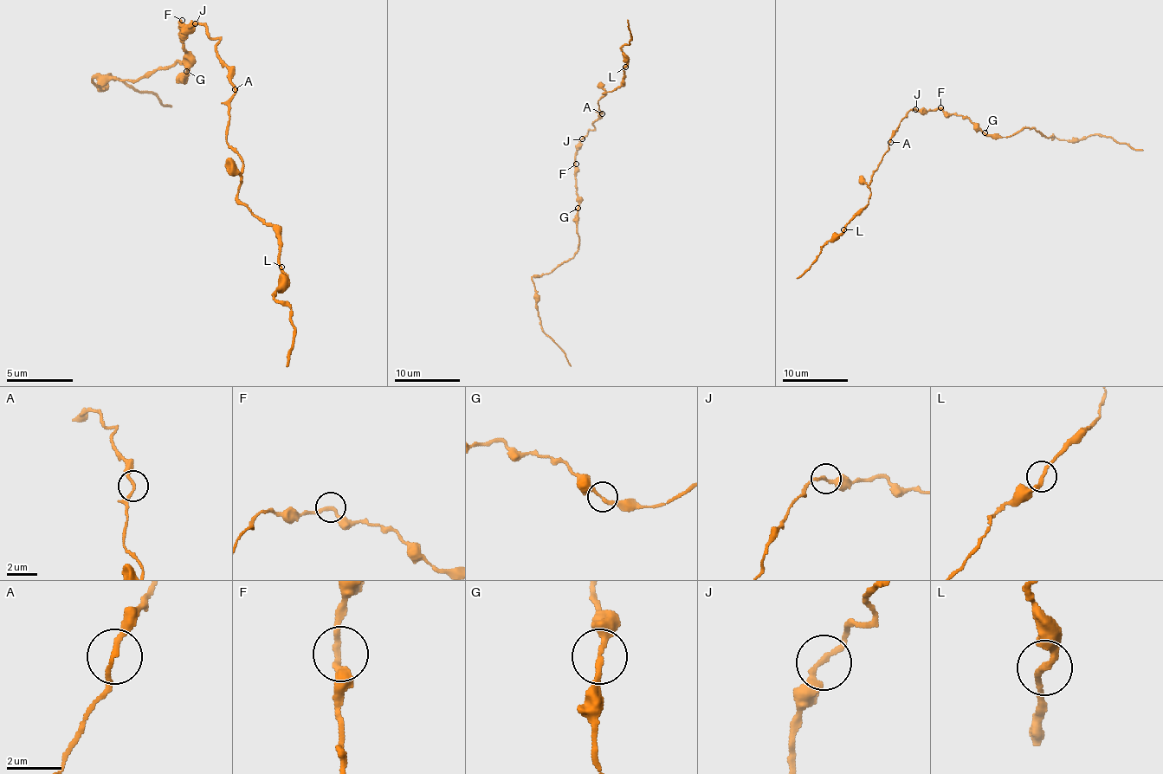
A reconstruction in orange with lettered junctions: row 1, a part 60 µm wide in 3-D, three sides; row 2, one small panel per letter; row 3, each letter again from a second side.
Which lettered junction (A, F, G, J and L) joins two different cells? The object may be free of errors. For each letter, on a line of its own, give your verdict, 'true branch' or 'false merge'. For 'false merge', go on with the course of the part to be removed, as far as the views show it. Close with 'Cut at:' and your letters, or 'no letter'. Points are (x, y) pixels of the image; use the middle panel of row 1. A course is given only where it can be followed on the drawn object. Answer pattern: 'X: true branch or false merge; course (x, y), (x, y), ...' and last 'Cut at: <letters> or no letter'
A: true branch
F: true branch
G: true branch
J: true branch
L: true branch
Cut at: no letter

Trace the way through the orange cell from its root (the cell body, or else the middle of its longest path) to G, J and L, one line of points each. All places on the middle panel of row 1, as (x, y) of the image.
G: (574, 160), (578, 208)
J: (574, 160), (576, 147), (582, 138)
L: (574, 160), (578, 144), (602, 114), (597, 101), (605, 94), (604, 93), (615, 90), (620, 85), (625, 67)

